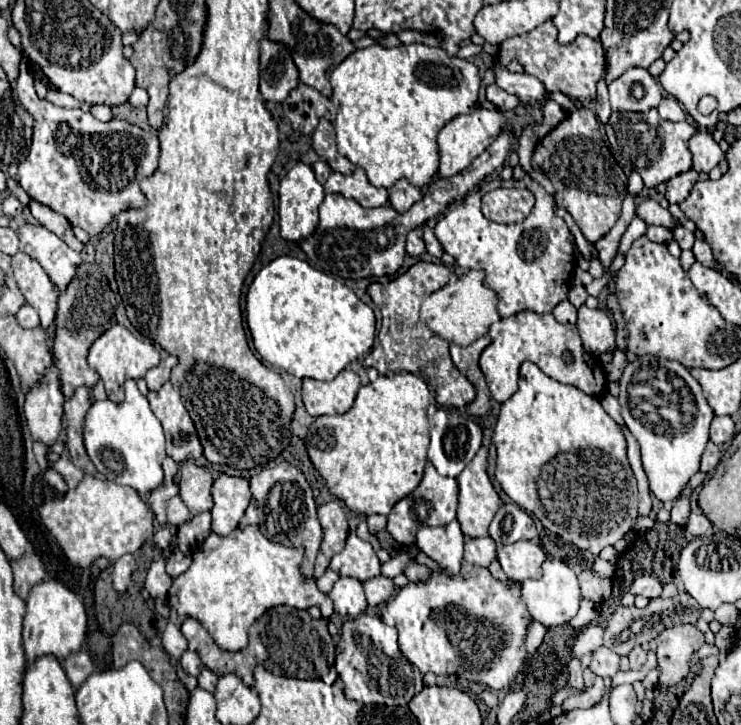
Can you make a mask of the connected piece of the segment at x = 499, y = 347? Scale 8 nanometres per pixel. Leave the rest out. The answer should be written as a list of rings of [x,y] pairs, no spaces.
[[[521,311],[511,317],[503,317],[489,327],[489,337],[491,337],[491,343],[481,353],[479,363],[481,363],[481,371],[485,375],[489,391],[493,399],[499,403],[507,401],[517,391],[517,373],[523,361],[533,361],[551,379],[573,385],[585,391],[587,395],[601,397],[605,393],[607,377],[605,377],[603,363],[597,359],[593,361],[593,367],[589,367],[577,327],[555,321],[551,313]]]

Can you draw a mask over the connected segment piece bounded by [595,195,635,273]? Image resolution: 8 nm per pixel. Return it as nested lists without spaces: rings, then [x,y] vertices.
[[[627,195],[625,201],[623,201],[623,213],[621,213],[621,217],[619,217],[617,223],[613,225],[613,229],[611,229],[603,239],[599,239],[599,241],[595,243],[595,249],[597,249],[597,253],[599,253],[599,261],[601,261],[605,273],[609,273],[609,267],[611,267],[611,263],[613,263],[617,251],[619,251],[621,235],[625,233],[625,229],[629,227],[629,223],[631,223],[633,217],[635,217],[633,207],[635,207],[635,197]]]

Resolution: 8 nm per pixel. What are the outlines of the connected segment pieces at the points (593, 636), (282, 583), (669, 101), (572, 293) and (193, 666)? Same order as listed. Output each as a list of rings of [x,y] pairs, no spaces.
[[[589,625],[577,635],[577,639],[573,643],[573,655],[583,657],[585,653],[591,653],[591,651],[599,649],[601,643],[603,643],[603,627]]]
[[[257,527],[235,529],[227,537],[211,533],[207,541],[199,549],[193,551],[191,567],[173,579],[173,585],[167,593],[167,603],[181,617],[197,619],[207,629],[207,633],[213,637],[213,641],[219,645],[219,649],[241,651],[247,647],[249,625],[271,607],[289,605],[295,609],[309,609],[309,607],[319,606],[323,618],[329,618],[332,615],[334,609],[329,596],[317,589],[313,579],[301,577],[299,573],[301,561],[303,561],[301,547],[295,549],[295,547],[283,547],[279,543],[271,543]]]
[[[665,97],[661,105],[657,107],[657,111],[667,121],[685,121],[687,119],[687,113],[681,109],[681,105],[673,97]]]
[[[572,286],[569,289],[569,301],[575,305],[575,307],[581,307],[587,299],[587,291],[585,287]]]
[[[185,651],[183,657],[181,657],[181,669],[187,673],[187,675],[193,675],[197,677],[203,669],[203,661],[199,659],[199,655],[195,651]]]

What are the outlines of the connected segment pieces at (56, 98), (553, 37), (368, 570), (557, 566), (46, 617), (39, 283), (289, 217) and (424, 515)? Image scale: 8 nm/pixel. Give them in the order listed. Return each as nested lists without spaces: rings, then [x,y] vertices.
[[[51,89],[51,91],[47,93],[47,99],[49,99],[51,103],[59,105],[59,107],[69,107],[69,109],[73,109],[73,107],[81,107],[81,101],[79,101],[79,99],[71,97],[71,95],[65,95],[65,93],[57,91],[57,89]]]
[[[547,21],[525,35],[517,35],[503,41],[499,45],[497,61],[501,65],[517,61],[523,65],[525,73],[537,77],[547,87],[547,91],[561,91],[573,101],[589,105],[595,99],[595,85],[605,69],[605,51],[601,47],[601,41],[591,39],[587,35],[579,35],[571,45],[557,43],[557,29],[551,21]]]
[[[355,533],[349,535],[347,545],[341,553],[331,559],[331,569],[341,577],[353,577],[357,581],[367,581],[377,577],[381,563],[371,547],[371,543],[359,539]]]
[[[547,559],[543,563],[541,579],[523,581],[521,595],[523,595],[523,603],[527,605],[527,611],[531,613],[533,621],[539,621],[545,627],[569,623],[577,615],[579,603],[581,603],[581,587],[579,587],[577,575],[563,561],[557,561],[557,559]]]
[[[55,579],[39,583],[31,589],[31,595],[27,599],[27,615],[23,621],[23,645],[27,663],[33,663],[37,657],[43,655],[51,655],[59,663],[63,663],[67,657],[81,651],[85,643],[85,631],[87,631],[85,607],[73,591],[69,591]]]
[[[15,253],[11,257],[11,267],[15,281],[25,297],[25,301],[37,309],[41,317],[41,329],[47,329],[55,321],[57,311],[57,289],[43,271],[43,267],[29,255]]]
[[[297,163],[293,165],[293,169],[281,179],[281,187],[279,187],[279,225],[281,225],[281,237],[287,241],[303,241],[305,237],[309,237],[317,223],[319,223],[319,215],[317,209],[321,205],[325,197],[323,185],[315,179],[315,173],[309,165],[305,163]]]
[[[427,463],[425,465],[425,475],[423,475],[419,487],[411,495],[407,495],[405,499],[401,499],[391,509],[391,513],[387,515],[387,527],[385,527],[385,531],[395,541],[397,549],[415,545],[415,533],[421,527],[425,527],[425,525],[435,527],[435,525],[447,525],[447,523],[451,523],[455,519],[455,511],[457,511],[457,495],[459,495],[457,481],[453,477],[439,475],[435,467],[431,463]]]

